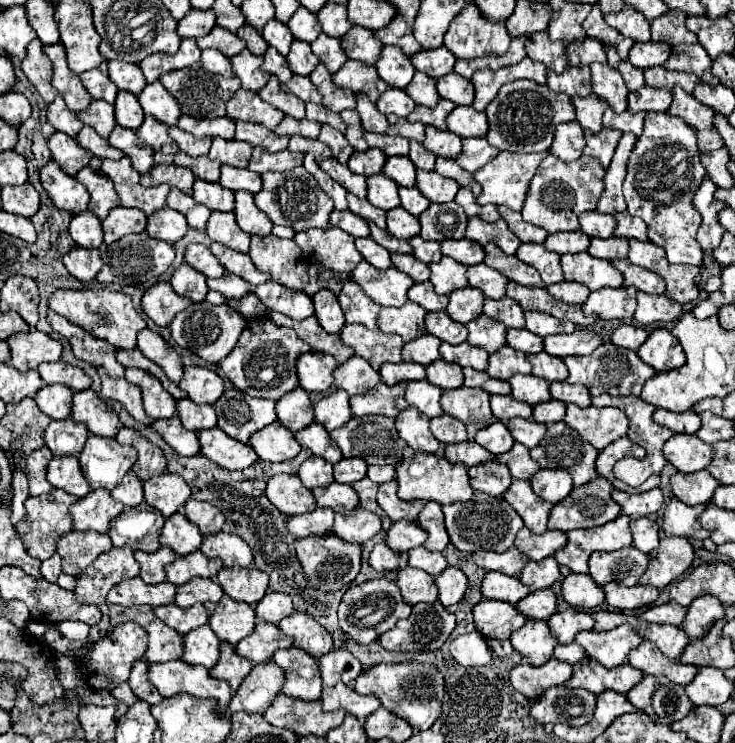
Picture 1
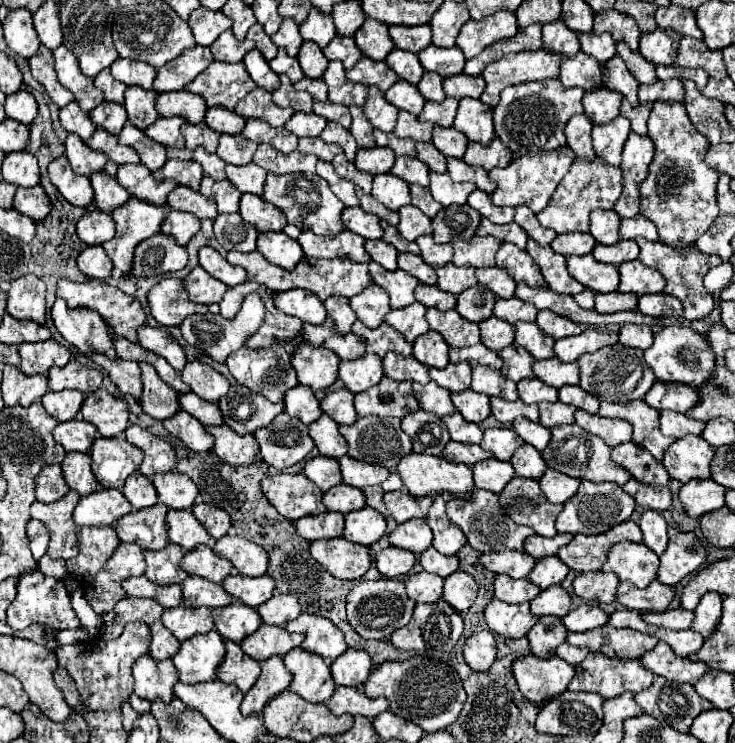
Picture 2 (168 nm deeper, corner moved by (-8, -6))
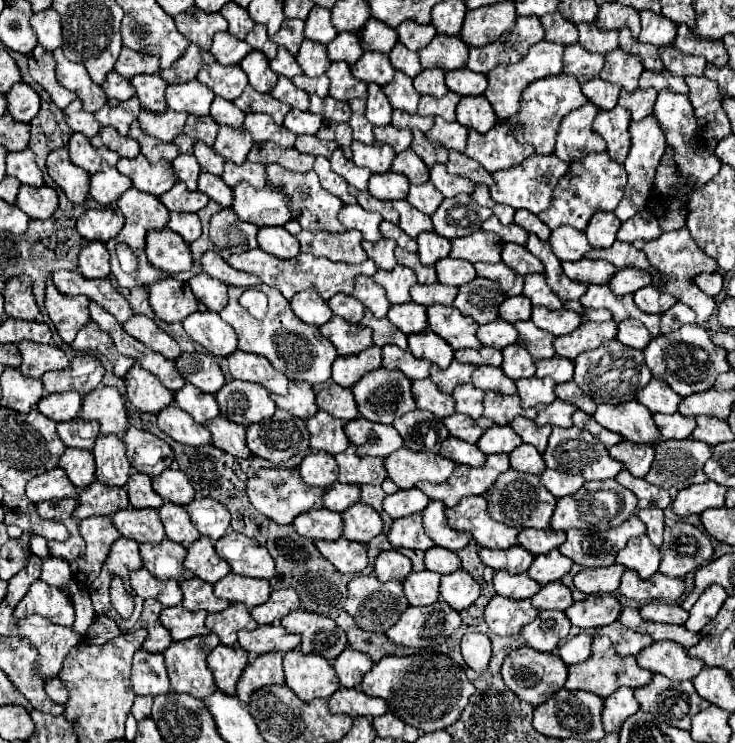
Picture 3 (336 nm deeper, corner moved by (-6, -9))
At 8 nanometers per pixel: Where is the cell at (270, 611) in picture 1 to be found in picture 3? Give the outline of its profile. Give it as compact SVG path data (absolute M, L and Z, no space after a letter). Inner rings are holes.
M282 588L282 590L274 590L268 602L254 606L250 612L258 624L278 624L282 616L298 608L300 608L298 592L294 588Z

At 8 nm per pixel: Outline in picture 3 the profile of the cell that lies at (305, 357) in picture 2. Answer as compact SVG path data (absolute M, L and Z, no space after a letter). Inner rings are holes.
M260 284L258 288L268 296L268 312L262 320L252 318L238 304L238 298L244 292L244 288L228 288L230 302L220 312L220 316L222 316L222 320L226 320L236 330L238 348L244 350L244 352L254 352L254 354L268 358L268 362L278 372L282 372L288 380L302 380L302 382L308 382L308 384L326 382L330 378L330 366L332 366L334 358L338 356L338 352L334 350L334 344L320 334L318 326L310 326L310 324L300 322L296 318L296 314L292 312L290 302L286 298L282 298L280 290L266 286L266 284Z

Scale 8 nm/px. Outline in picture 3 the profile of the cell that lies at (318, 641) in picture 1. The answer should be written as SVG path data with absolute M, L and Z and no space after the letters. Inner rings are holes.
M294 610L282 618L282 626L292 634L302 636L300 648L304 654L314 652L326 660L334 660L348 646L344 630L328 616L316 612Z

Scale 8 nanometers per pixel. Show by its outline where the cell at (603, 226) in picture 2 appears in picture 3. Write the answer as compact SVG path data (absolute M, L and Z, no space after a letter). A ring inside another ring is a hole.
M598 210L594 218L590 218L586 226L586 236L592 248L608 248L616 240L616 232L620 228L620 220L614 216L614 212Z

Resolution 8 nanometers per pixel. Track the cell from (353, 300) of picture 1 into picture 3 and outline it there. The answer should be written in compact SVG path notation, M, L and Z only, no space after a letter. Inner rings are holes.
M358 276L354 280L354 294L352 296L358 298L366 308L370 308L372 314L378 318L386 316L386 312L390 308L390 302L384 296L382 286L378 286L370 276Z

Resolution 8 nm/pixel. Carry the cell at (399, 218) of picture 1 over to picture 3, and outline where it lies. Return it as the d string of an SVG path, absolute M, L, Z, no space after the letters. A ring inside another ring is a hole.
M396 200L394 208L400 214L400 222L398 226L410 236L416 238L420 232L430 232L432 230L432 220L430 216L426 216L424 212L416 210L408 200Z

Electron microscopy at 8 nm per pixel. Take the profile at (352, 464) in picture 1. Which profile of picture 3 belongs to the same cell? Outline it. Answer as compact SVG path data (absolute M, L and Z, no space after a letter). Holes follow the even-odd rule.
M348 446L346 452L336 456L338 462L338 480L340 482L356 482L356 484L382 484L386 478L386 470L382 466L382 458L378 456L358 456L356 446Z

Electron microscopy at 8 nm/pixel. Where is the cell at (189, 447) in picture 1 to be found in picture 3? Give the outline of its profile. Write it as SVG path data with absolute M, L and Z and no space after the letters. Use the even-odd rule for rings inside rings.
M170 404L158 412L158 428L176 442L188 446L204 446L210 442L210 430L202 424L198 426L198 422L194 422L194 418L176 404Z

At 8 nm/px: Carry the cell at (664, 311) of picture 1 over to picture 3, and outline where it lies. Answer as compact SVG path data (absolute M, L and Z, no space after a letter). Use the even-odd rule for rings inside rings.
M646 286L634 292L634 302L646 314L664 314L668 308L672 308L678 302L678 298L674 298L672 294L660 292L654 286Z

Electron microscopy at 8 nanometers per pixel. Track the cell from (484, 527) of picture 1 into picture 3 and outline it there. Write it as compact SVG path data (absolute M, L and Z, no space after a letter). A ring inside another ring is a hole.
M466 496L454 508L446 510L450 528L466 530L474 536L478 546L512 548L516 546L516 528L504 526L488 518L484 496Z

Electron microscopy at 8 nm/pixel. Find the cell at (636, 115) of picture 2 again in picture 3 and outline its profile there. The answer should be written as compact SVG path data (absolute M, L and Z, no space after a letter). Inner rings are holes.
M636 88L634 92L620 92L620 106L626 106L632 112L632 120L642 120L652 114L654 102L656 102L656 90L640 90Z

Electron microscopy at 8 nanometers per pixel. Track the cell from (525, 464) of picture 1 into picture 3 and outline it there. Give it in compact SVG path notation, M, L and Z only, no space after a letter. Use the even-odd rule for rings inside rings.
M520 444L508 456L510 456L510 466L514 470L530 472L530 474L542 474L546 470L546 462L542 454L532 444Z

